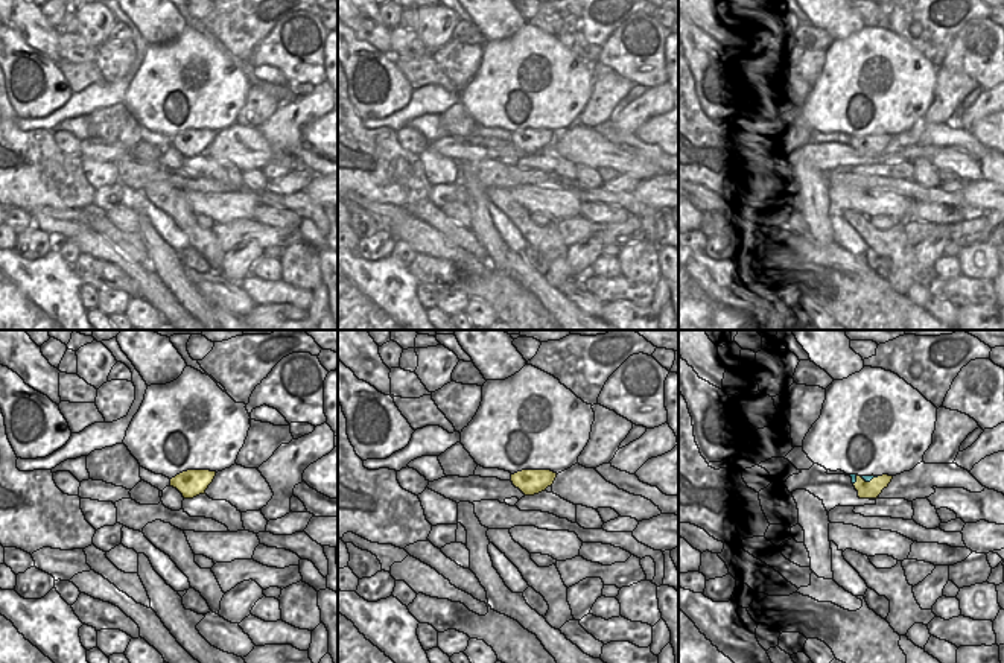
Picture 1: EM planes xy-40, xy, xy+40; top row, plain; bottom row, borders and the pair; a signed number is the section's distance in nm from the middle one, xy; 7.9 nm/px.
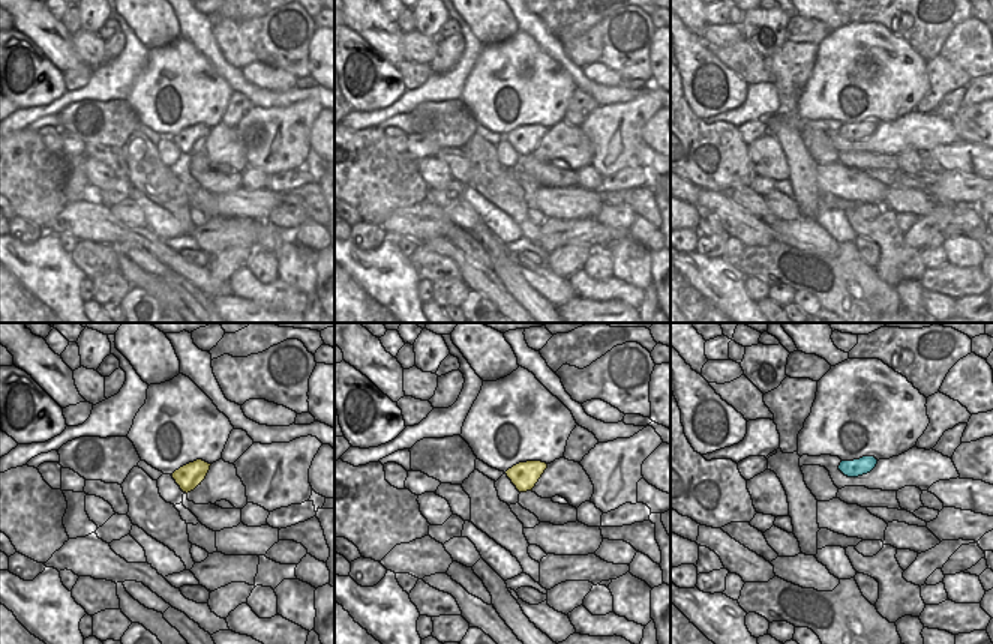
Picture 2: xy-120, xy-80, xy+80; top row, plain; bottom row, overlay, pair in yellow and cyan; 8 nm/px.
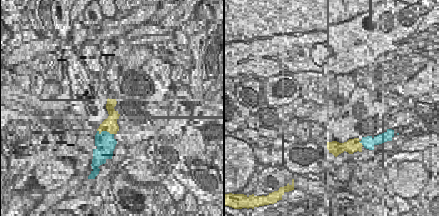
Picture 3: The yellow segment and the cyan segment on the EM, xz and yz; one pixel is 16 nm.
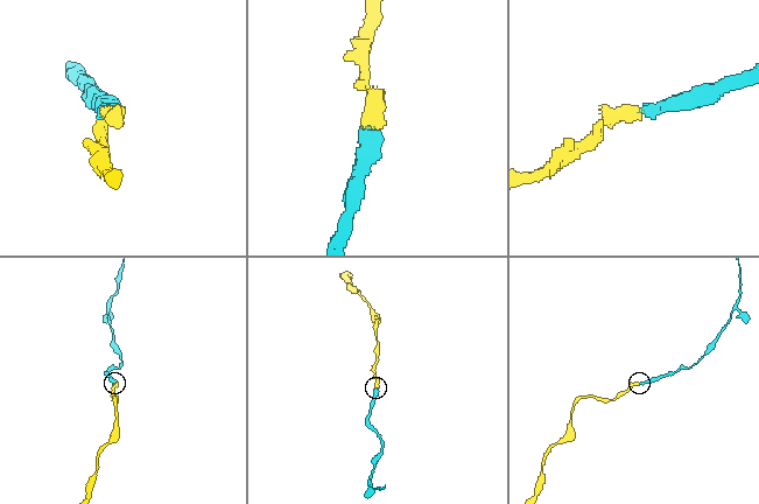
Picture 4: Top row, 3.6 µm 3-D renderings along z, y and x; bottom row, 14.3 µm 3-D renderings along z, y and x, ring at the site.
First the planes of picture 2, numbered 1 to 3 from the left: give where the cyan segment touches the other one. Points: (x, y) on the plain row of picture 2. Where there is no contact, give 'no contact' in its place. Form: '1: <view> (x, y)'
1: no contact
2: no contact
3: no contact

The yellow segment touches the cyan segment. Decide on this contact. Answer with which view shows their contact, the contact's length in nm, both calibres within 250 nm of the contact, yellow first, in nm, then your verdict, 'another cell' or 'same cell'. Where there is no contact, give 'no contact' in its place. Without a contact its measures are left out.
xy+40 | 160 nm | 140/50 nm | same cell

